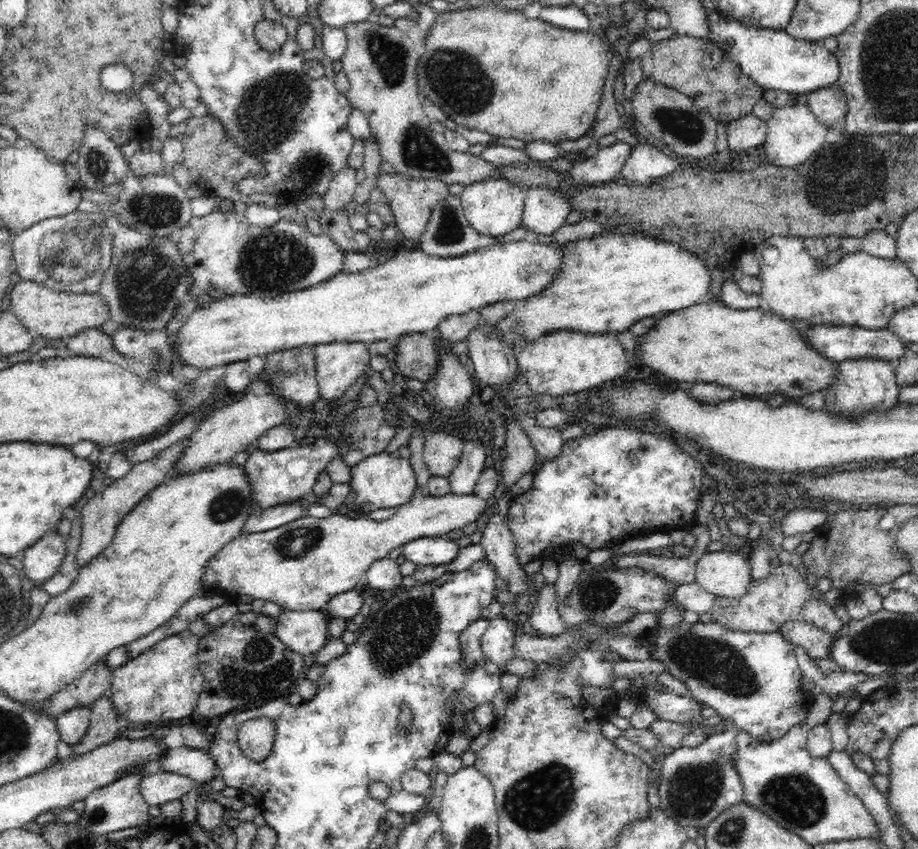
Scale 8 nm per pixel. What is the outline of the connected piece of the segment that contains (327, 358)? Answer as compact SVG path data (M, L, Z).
M366 343L317 344L314 346L314 352L319 395L324 400L340 399L356 378L364 373L364 368L371 359Z

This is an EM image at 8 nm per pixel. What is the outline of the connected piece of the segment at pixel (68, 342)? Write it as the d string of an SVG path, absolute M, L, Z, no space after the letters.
M88 328L64 340L66 348L72 355L81 357L100 357L104 352L113 349L110 335L101 328Z

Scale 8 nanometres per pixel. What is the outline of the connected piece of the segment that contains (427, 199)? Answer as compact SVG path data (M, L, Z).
M381 169L377 174L375 183L386 195L389 208L393 213L394 225L402 230L406 238L410 238L414 242L415 240L419 242L421 239L438 201L450 194L448 191L449 184L443 180L417 179L400 173L389 174Z

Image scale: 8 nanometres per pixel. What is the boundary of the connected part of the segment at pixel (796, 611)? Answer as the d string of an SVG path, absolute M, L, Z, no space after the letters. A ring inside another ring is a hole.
M782 565L772 567L765 579L750 582L748 592L742 598L717 598L711 608L712 621L732 630L742 632L771 633L791 620L804 621L800 610L806 600L822 598L824 592L812 591L806 585L806 574L796 567Z

